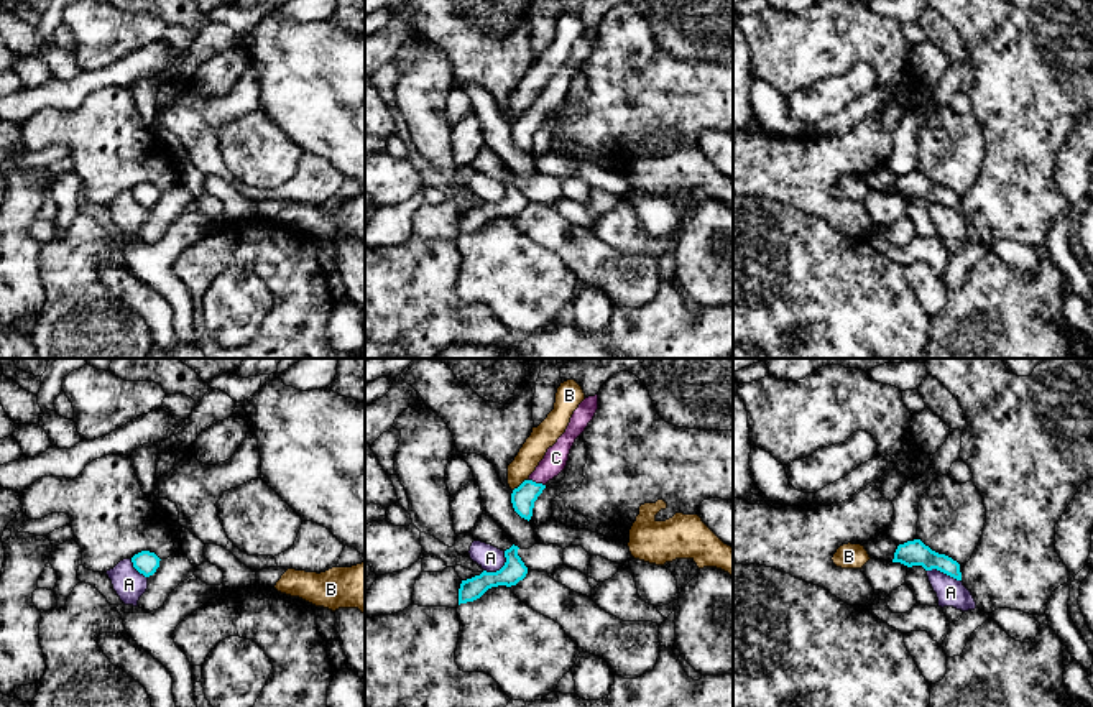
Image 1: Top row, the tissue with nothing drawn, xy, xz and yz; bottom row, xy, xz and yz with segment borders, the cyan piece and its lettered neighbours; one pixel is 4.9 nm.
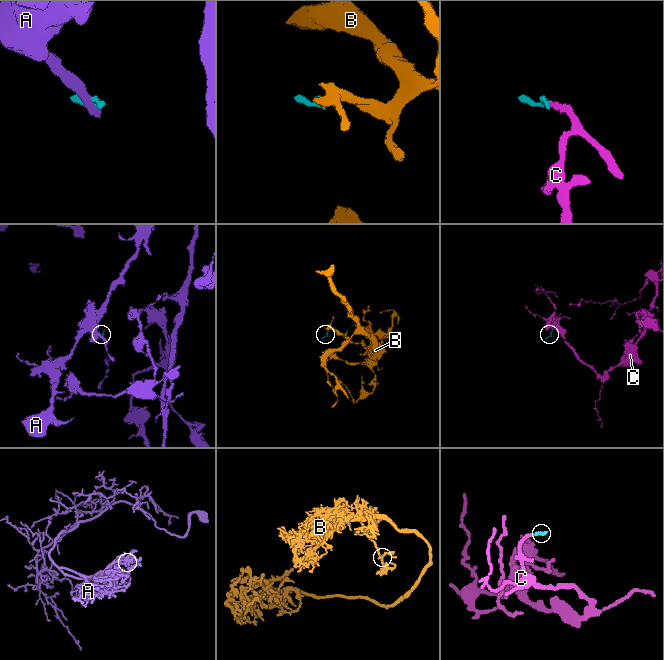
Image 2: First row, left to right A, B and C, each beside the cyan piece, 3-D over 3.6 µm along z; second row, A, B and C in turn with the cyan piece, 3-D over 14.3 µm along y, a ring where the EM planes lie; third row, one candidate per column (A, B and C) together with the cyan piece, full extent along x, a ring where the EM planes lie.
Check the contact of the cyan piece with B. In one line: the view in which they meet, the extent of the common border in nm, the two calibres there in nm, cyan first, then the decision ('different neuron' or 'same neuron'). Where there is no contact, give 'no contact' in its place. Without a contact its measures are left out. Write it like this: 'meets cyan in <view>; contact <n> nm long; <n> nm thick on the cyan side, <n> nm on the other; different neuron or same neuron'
meets cyan in xz; contact 90 nm long; 120 nm thick on the cyan side, 120 nm on the other; different neuron

